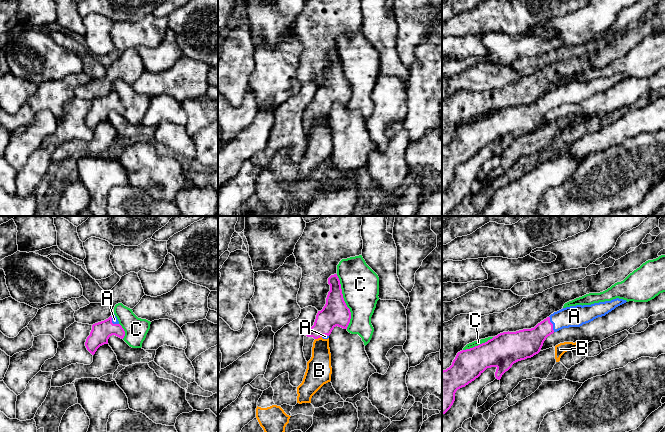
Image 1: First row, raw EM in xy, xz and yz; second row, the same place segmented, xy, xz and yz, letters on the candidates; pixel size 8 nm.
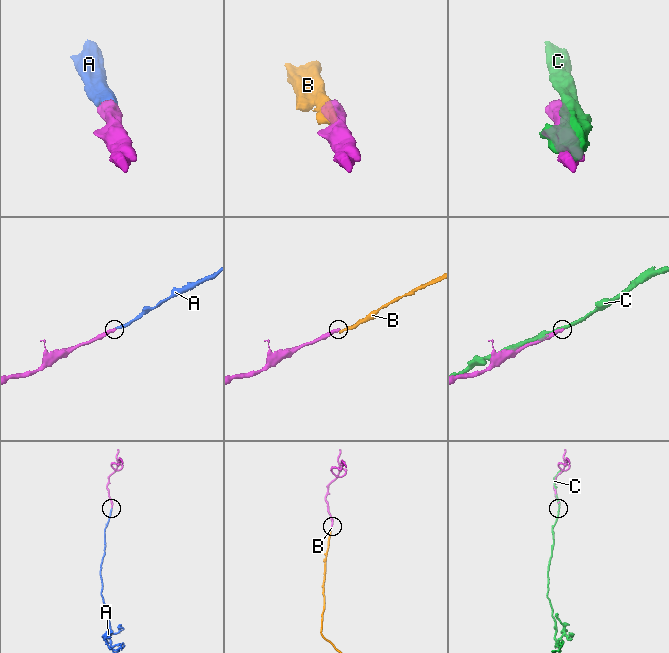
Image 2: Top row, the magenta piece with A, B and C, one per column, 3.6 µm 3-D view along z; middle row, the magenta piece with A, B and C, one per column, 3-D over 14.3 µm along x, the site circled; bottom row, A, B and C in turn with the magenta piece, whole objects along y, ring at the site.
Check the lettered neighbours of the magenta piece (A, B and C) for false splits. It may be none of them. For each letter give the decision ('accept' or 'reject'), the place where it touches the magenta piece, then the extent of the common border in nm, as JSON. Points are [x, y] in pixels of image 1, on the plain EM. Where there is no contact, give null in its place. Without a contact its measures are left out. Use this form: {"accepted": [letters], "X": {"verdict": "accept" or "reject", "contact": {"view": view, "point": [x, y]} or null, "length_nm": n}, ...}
{"accepted": ["A"], "A": {"verdict": "accept", "contact": {"view": "yz", "point": [552, 100]}, "length_nm": 130}, "B": {"verdict": "reject", "contact": {"view": "xz", "point": [318, 113]}, "length_nm": 60}, "C": {"verdict": "reject", "contact": {"view": "xz", "point": [344, 77]}, "length_nm": 440}}

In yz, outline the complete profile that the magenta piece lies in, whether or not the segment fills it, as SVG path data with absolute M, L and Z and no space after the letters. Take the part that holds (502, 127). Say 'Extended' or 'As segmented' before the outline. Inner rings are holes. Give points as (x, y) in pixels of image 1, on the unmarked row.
Extended. M616 74L591 81L566 83L534 104L503 108L485 119L458 128L452 141L442 147L442 191L453 181L456 167L474 157L487 144L496 143L495 153L500 156L514 139L538 130L546 114L554 108L580 103L626 78Z

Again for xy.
Extended. M115 90L104 97L92 101L92 106L86 115L85 122L94 131L100 122L108 120L108 115L112 111L121 115L125 112L125 107L119 100Z

